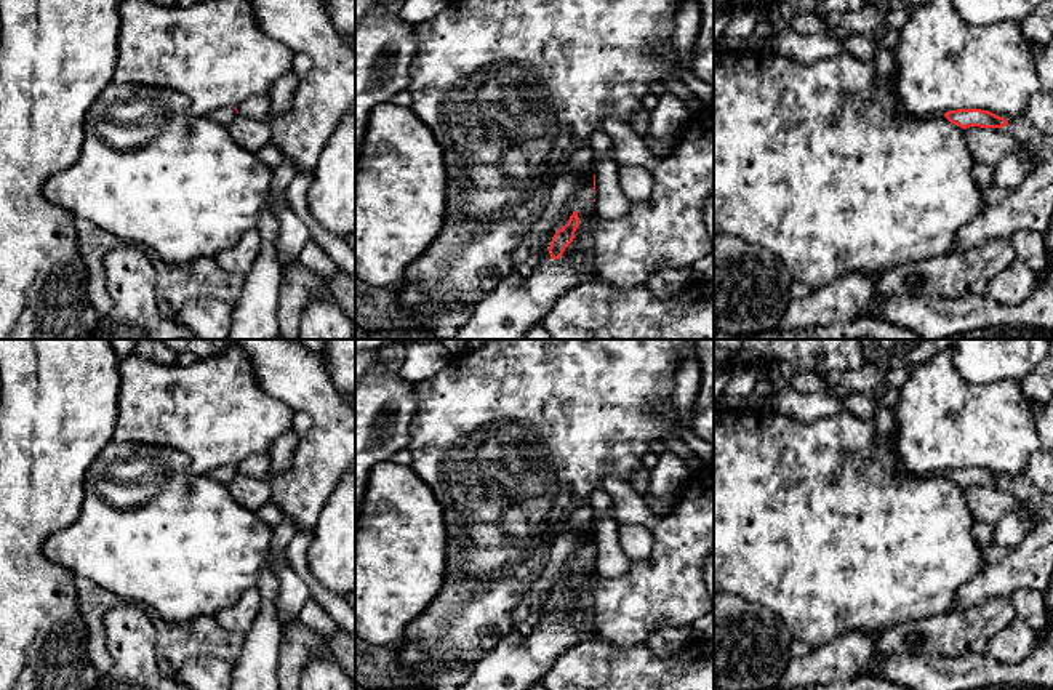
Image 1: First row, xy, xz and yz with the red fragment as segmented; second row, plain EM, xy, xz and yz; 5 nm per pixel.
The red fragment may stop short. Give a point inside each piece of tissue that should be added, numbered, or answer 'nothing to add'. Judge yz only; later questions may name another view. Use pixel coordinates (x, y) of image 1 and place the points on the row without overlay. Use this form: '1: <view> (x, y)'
nothing to add

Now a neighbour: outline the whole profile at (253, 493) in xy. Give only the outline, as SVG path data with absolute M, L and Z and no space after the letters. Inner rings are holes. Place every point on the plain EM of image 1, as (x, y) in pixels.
M237 474L230 480L227 488L230 498L237 504L253 512L270 503L272 491L267 479L253 479L248 475Z

